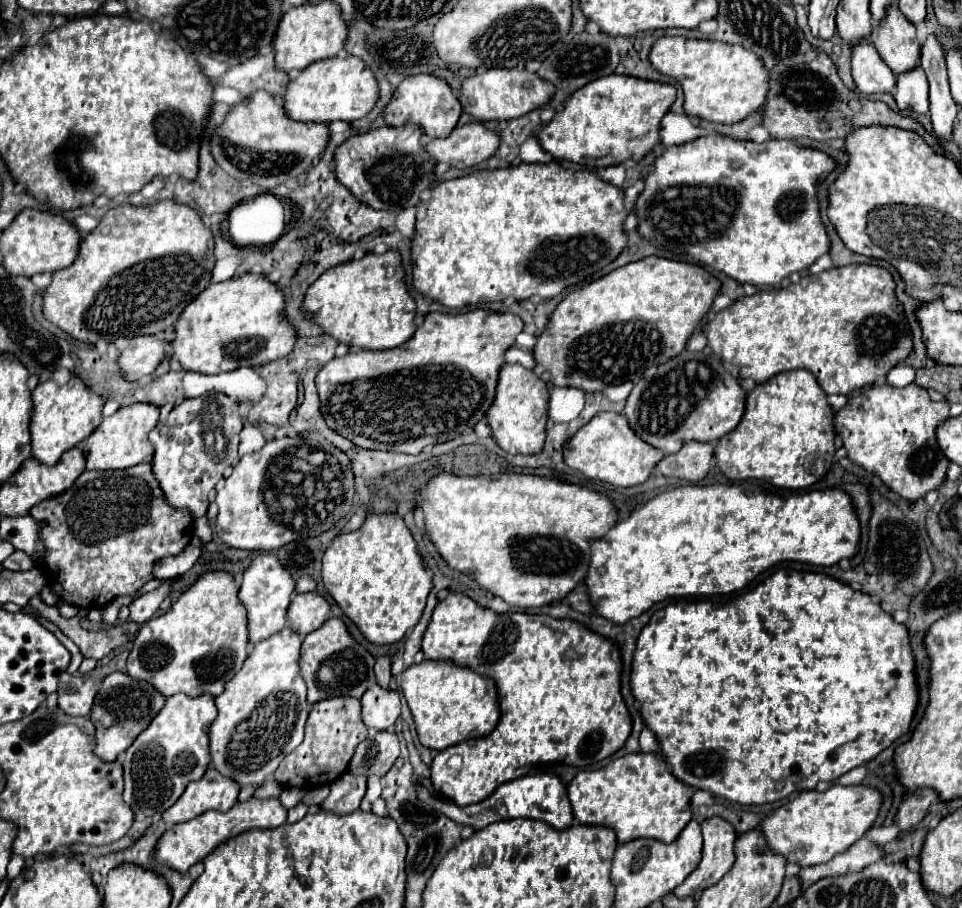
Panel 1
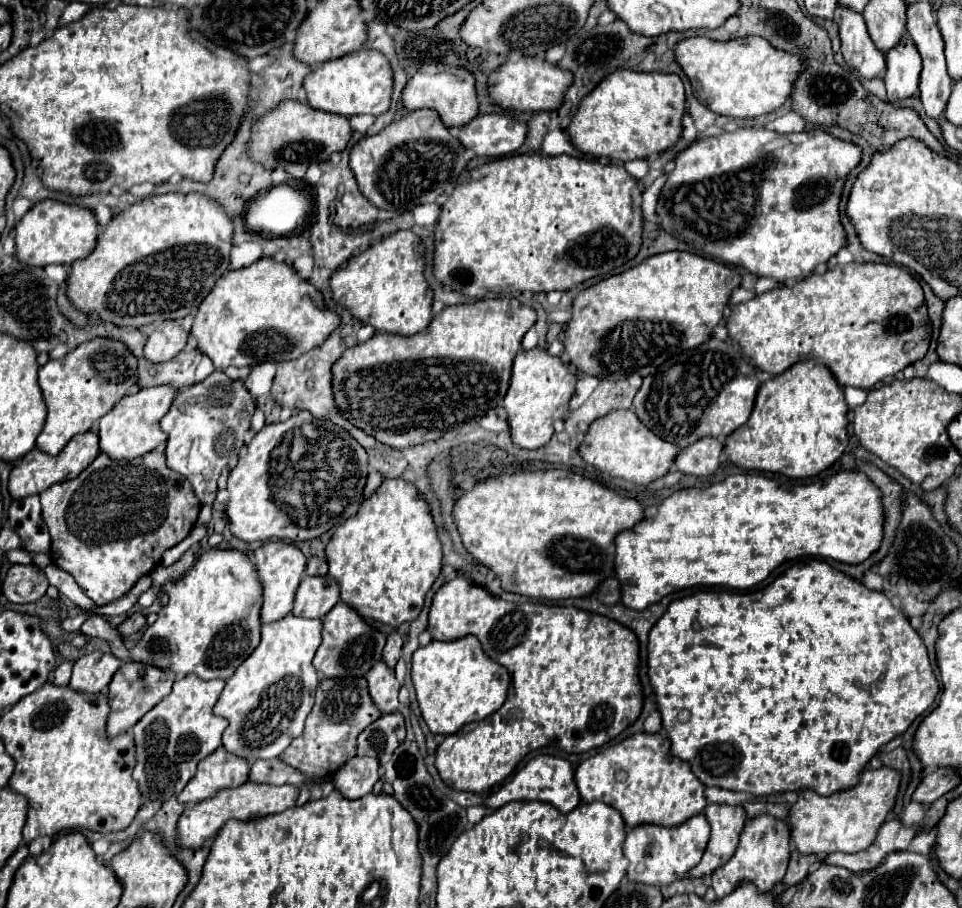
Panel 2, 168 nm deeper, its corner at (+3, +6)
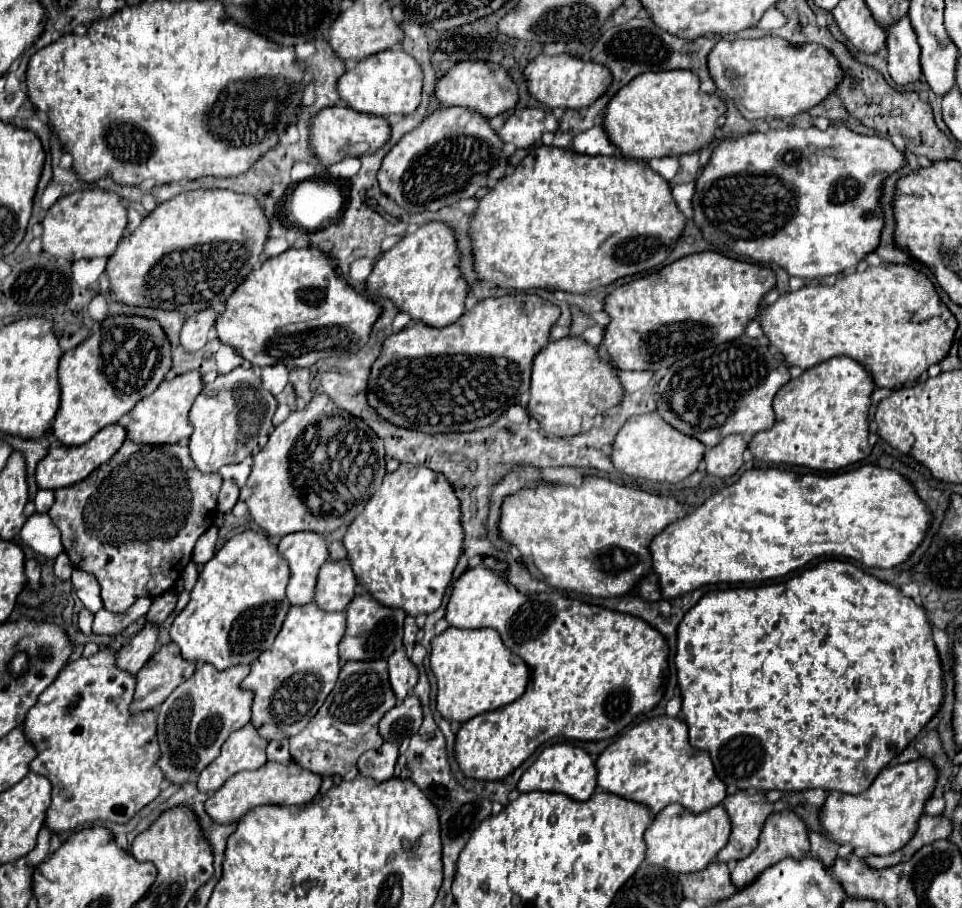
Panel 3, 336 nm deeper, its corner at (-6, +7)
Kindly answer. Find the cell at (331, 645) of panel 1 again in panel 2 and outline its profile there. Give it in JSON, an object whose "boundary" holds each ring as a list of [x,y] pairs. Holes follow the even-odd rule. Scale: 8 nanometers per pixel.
{"boundary":[[[338,603],[324,619],[322,627],[322,645],[314,655],[314,667],[320,679],[334,677],[366,677],[366,673],[380,661],[382,647],[386,643],[386,635],[374,631],[364,623],[364,619],[352,611],[346,603]]]}

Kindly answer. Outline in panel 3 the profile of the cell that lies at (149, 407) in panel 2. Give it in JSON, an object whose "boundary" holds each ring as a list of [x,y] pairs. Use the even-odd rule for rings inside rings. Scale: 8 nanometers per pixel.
{"boundary":[[[191,370],[185,374],[179,374],[171,380],[165,380],[153,394],[143,398],[133,410],[131,420],[125,426],[127,438],[141,442],[141,444],[175,444],[175,442],[187,442],[189,434],[193,434],[193,426],[189,422],[189,410],[203,390],[201,372]]]}

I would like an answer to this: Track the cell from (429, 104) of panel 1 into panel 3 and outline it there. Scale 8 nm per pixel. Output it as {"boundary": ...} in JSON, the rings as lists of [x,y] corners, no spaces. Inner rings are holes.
{"boundary":[[[459,62],[437,82],[437,98],[443,106],[473,108],[479,114],[493,118],[517,106],[519,90],[509,72],[493,62]]]}

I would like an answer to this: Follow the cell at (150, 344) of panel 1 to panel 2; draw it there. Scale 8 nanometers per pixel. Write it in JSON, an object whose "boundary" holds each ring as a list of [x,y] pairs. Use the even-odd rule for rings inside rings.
{"boundary":[[[174,321],[156,323],[144,345],[144,357],[152,363],[162,363],[178,355],[188,341],[188,333],[180,329]]]}

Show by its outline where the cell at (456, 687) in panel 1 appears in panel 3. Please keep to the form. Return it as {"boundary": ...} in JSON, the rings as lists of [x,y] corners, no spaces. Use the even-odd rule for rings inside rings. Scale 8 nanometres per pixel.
{"boundary":[[[449,626],[445,632],[437,634],[431,640],[431,670],[435,672],[437,686],[439,686],[437,710],[449,722],[467,722],[469,718],[481,712],[489,712],[511,704],[525,692],[525,686],[529,682],[527,664],[523,662],[521,656],[505,648],[499,632],[493,628],[451,628]]]}

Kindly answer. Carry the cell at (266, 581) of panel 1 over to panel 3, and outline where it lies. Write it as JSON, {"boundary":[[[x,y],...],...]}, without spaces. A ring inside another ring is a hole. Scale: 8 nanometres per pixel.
{"boundary":[[[293,532],[281,538],[279,552],[289,562],[291,580],[287,598],[293,606],[303,606],[313,600],[317,572],[329,560],[325,536],[313,532]]]}

